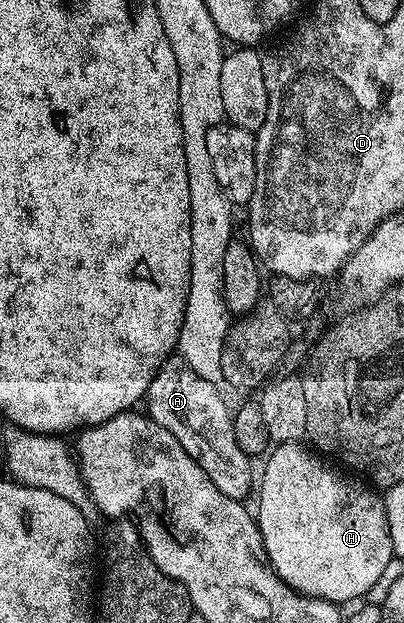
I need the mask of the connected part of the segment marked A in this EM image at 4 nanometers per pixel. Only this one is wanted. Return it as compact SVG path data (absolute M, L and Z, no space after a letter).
M170 357L157 371L151 381L147 396L147 414L163 429L170 431L183 445L183 449L193 460L215 481L219 493L232 499L248 500L255 487L254 460L243 449L239 449L239 441L235 441L233 428L233 411L225 404L221 396L222 388L211 381L203 381L195 369L191 369L179 357Z

